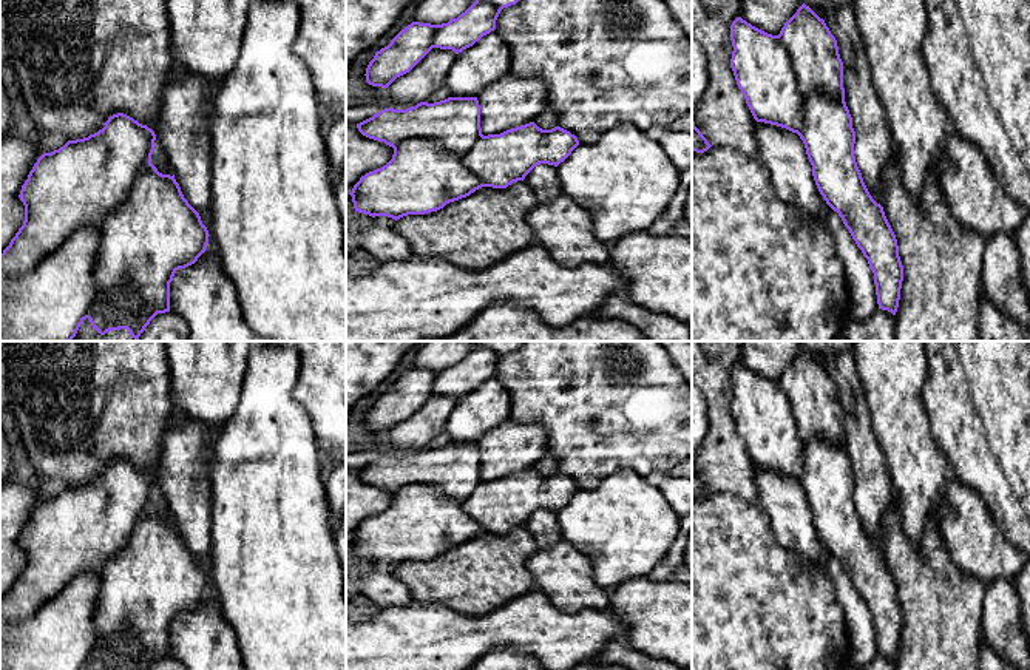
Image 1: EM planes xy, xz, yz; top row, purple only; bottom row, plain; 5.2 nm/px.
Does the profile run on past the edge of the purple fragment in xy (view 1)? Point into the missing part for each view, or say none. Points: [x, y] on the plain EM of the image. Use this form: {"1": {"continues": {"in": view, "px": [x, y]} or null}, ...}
{"1": {"continues": null}}

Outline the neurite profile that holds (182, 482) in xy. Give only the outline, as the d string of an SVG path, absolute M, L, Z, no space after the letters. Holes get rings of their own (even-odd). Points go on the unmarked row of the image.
M173 409L164 434L154 486L208 580L213 563L210 480L213 448L215 443L207 440L207 426L184 418Z

